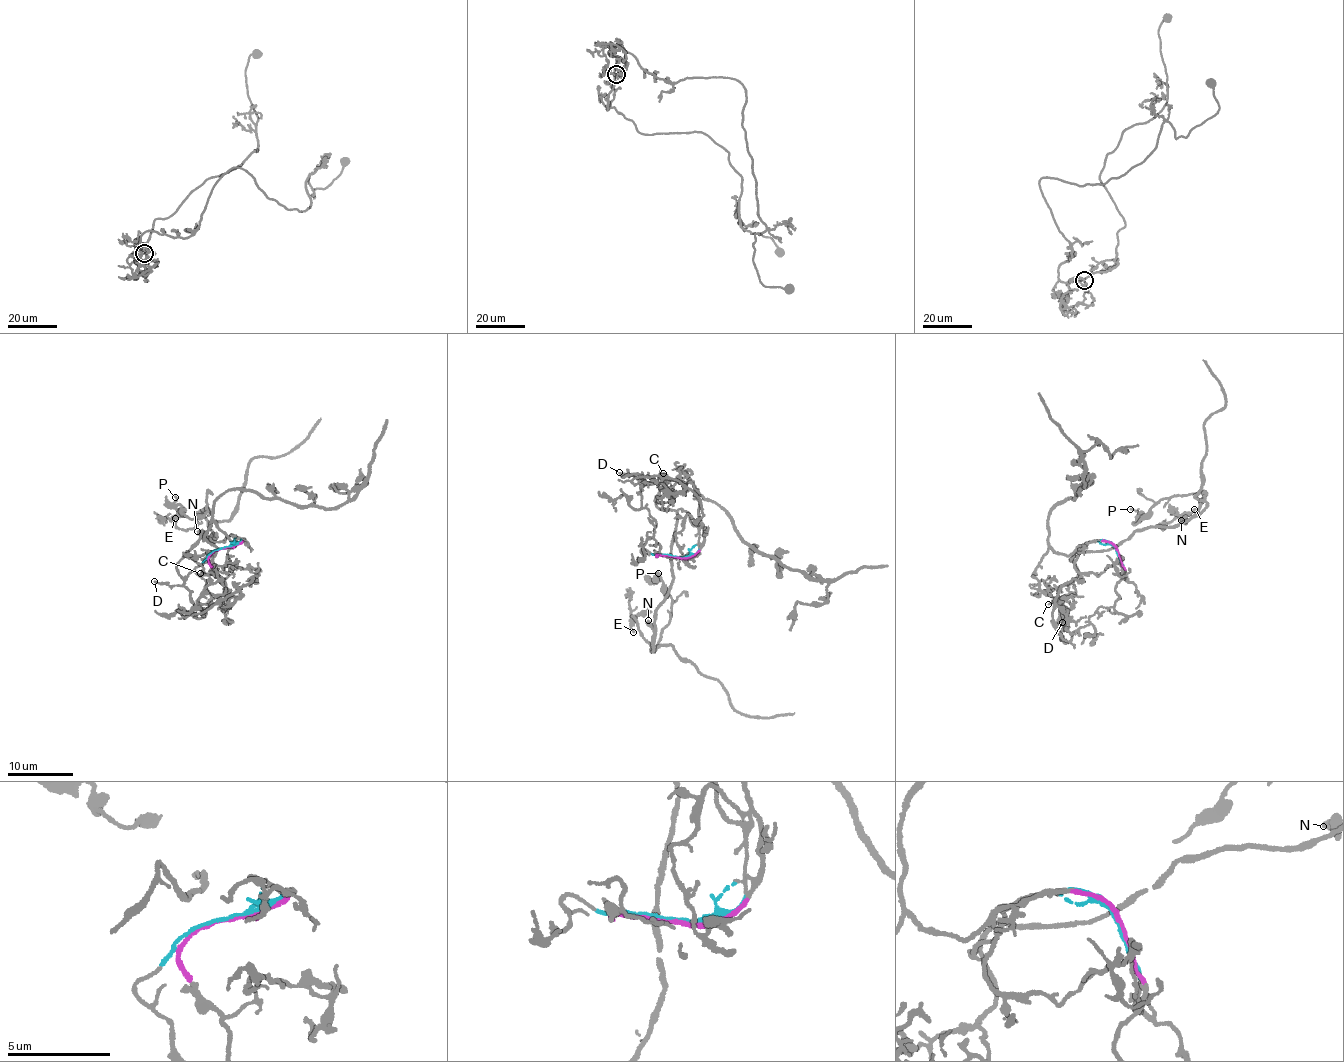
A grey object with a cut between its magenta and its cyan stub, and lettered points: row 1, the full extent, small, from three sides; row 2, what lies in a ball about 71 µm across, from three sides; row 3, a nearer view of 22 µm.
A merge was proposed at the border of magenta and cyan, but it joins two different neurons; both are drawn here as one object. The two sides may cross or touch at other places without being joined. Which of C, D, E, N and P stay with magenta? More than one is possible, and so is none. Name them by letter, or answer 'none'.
none

